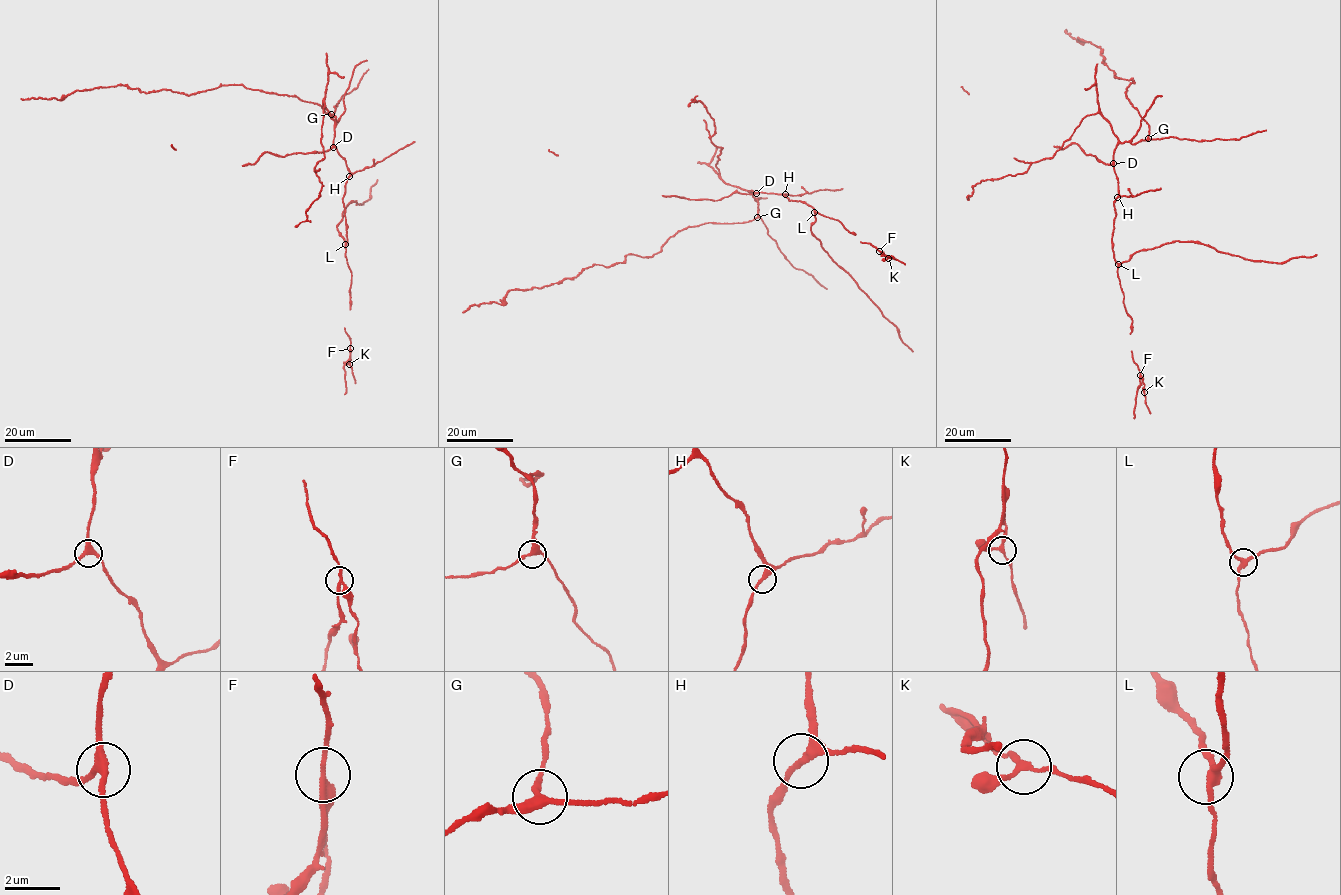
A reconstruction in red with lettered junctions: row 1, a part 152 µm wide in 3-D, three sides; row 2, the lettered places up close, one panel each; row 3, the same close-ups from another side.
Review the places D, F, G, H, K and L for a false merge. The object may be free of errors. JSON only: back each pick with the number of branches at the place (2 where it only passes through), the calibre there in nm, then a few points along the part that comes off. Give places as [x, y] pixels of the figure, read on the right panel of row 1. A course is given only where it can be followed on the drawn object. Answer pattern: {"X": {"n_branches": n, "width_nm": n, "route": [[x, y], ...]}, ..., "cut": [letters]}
{"F": {"n_branches": 3, "width_nm": 220, "route": [[1140, 374], [1134, 418]]}, "cut": ["F"]}

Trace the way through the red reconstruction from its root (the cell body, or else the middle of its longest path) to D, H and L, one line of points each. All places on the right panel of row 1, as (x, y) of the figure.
D: (1138, 141), (1116, 146), (1113, 163)
H: (1138, 141), (1120, 143), (1114, 150), (1117, 197)
L: (1138, 141), (1120, 143), (1113, 154), (1118, 196), (1113, 203), (1116, 217), (1111, 243), (1113, 257), (1118, 264)

